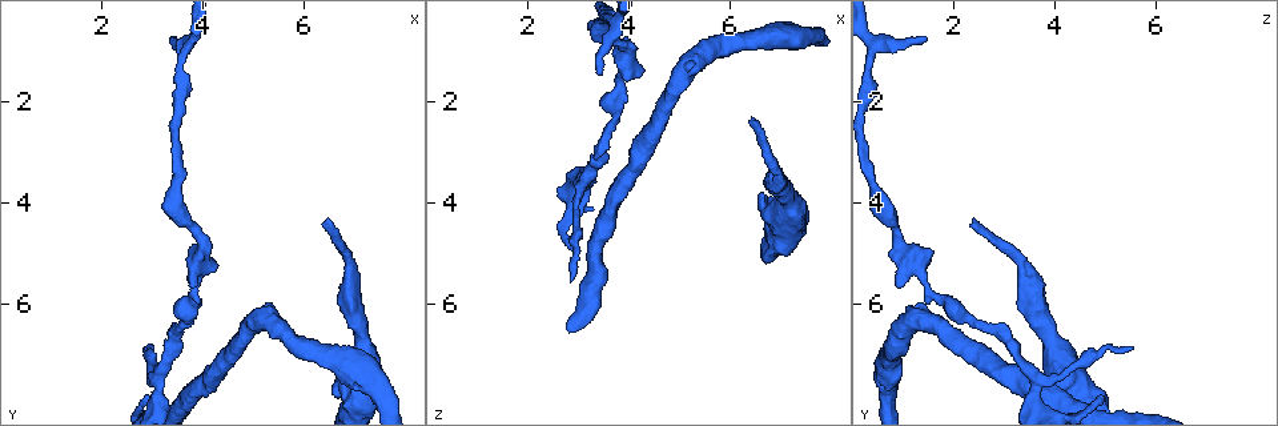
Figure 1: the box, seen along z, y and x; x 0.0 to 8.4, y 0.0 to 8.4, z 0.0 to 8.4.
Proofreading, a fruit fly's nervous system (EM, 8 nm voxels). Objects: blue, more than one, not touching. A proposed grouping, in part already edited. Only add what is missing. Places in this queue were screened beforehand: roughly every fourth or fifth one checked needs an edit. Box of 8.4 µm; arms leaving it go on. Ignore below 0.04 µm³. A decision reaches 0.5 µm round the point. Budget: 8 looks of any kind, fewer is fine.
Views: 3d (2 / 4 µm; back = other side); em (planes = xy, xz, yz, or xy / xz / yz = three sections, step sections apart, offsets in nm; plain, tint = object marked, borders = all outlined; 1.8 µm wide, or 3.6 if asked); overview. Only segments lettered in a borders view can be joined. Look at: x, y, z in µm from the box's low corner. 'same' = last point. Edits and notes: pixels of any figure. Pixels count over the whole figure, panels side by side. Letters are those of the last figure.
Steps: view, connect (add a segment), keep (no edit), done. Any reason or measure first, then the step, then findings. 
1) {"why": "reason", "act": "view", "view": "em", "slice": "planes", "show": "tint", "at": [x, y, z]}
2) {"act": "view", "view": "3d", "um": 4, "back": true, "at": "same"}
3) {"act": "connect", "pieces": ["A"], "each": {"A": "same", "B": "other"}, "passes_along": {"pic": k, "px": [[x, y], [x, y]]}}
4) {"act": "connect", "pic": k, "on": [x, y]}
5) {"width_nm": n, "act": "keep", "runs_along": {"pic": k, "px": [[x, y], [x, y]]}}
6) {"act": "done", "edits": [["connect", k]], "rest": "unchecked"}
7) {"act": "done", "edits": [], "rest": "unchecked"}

{"why": "an open end", "act": "view", "view": "em", "slice": "xz", "step": 16, "show": "tint", "at": [2.90, 6.80, 5.50]}

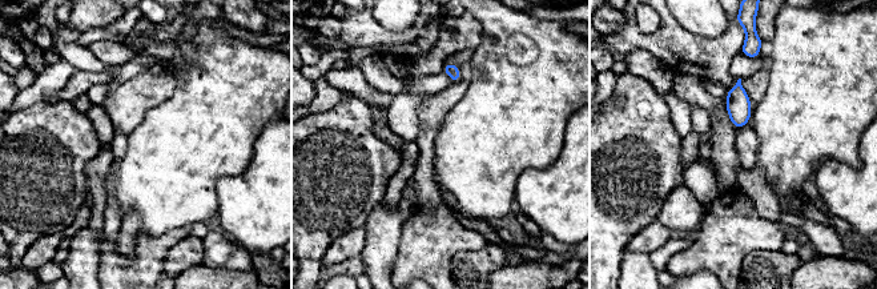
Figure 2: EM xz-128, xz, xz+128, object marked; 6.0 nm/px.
{"why": "another direction", "act": "view", "view": "em", "slice": "planes", "show": "borders", "at": "same"}

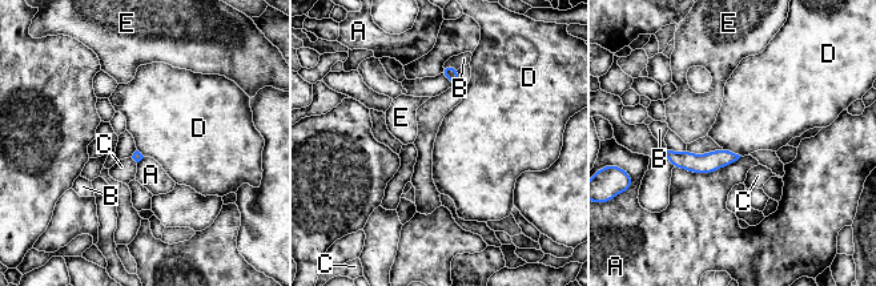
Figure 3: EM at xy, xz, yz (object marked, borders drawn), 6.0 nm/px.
{"act": "keep", "each": {"A": "other", "B": "other", "C": "other", "D": "other", "E": "other"}, "border": {"pic": 3, "px": [[723, 148], [742, 156]]}, "found": "no lettered segment goes on from it"}

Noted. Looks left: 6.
{"why": "tapers out", "act": "view", "view": "em", "slice": "yz", "step": 4, "show": "borders", "at": [6.40, 4.50, 2.35]}

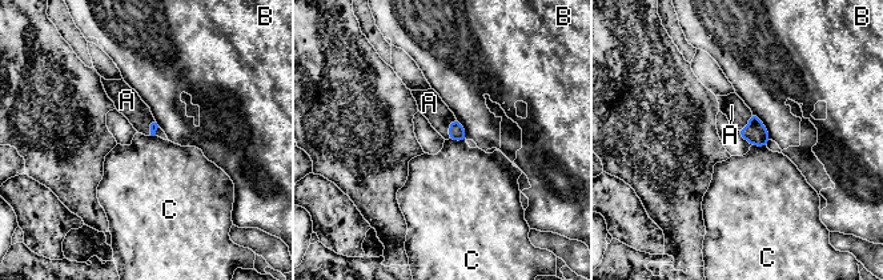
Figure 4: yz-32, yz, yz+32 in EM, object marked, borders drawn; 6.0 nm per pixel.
{"act": "connect", "pieces": ["A"], "each": {"A": "same", "B": "other", "C": "other"}, "passes_along": {"pic": 4, "px": [[757, 134], [750, 124], [731, 106]]}, "found": "the cell continues"}

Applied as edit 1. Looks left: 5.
{"act": "done", "edits": [["connect", 4]], "rest": "unchecked"}

